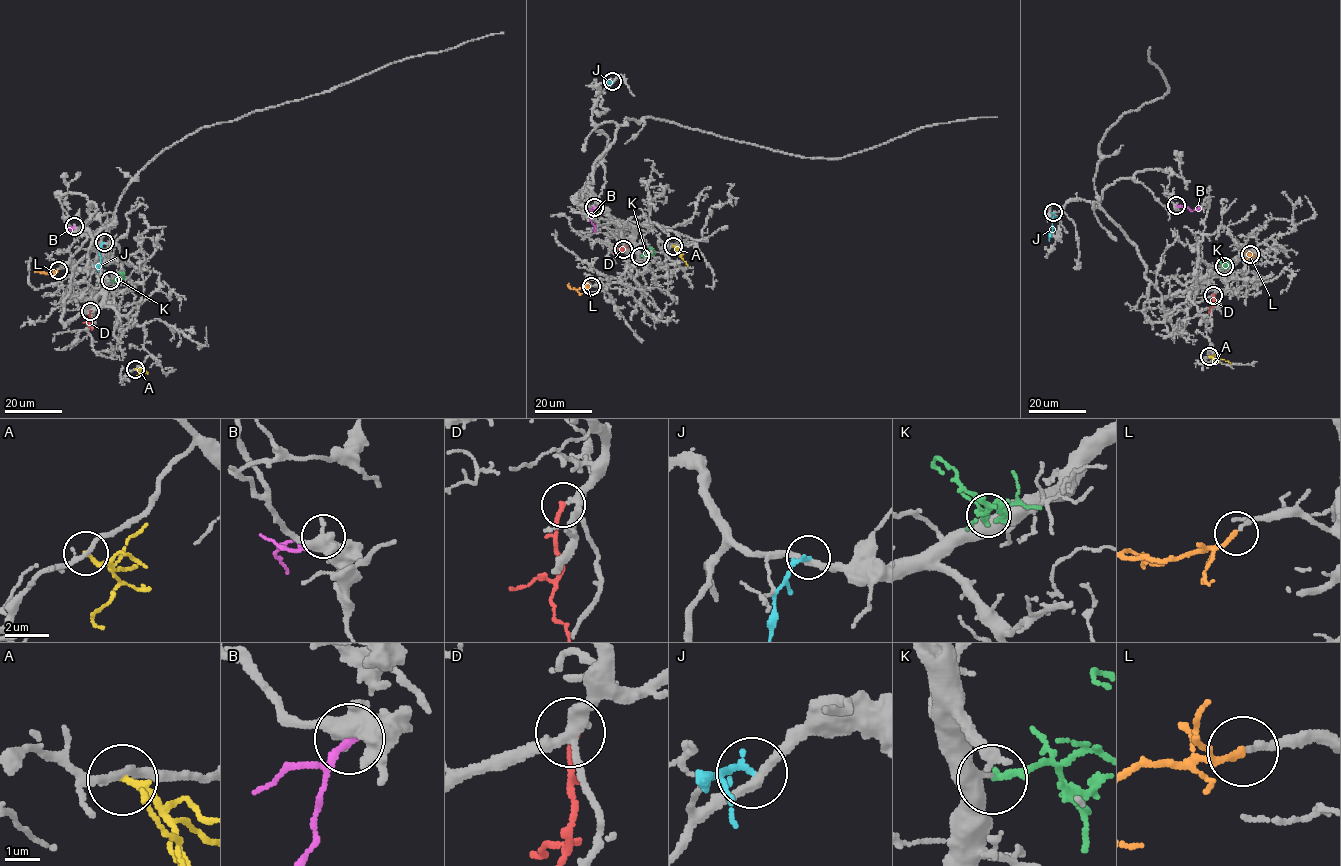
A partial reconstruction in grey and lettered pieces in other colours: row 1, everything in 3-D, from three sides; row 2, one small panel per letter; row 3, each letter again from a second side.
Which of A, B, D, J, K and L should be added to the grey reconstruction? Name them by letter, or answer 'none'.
K, L

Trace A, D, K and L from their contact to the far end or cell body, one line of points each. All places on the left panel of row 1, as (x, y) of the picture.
A: (135, 369), (148, 373)
D: (90, 311), (91, 329)
K: (110, 280), (122, 278), (123, 273), (121, 274)
L: (58, 270), (50, 273), (36, 270)

